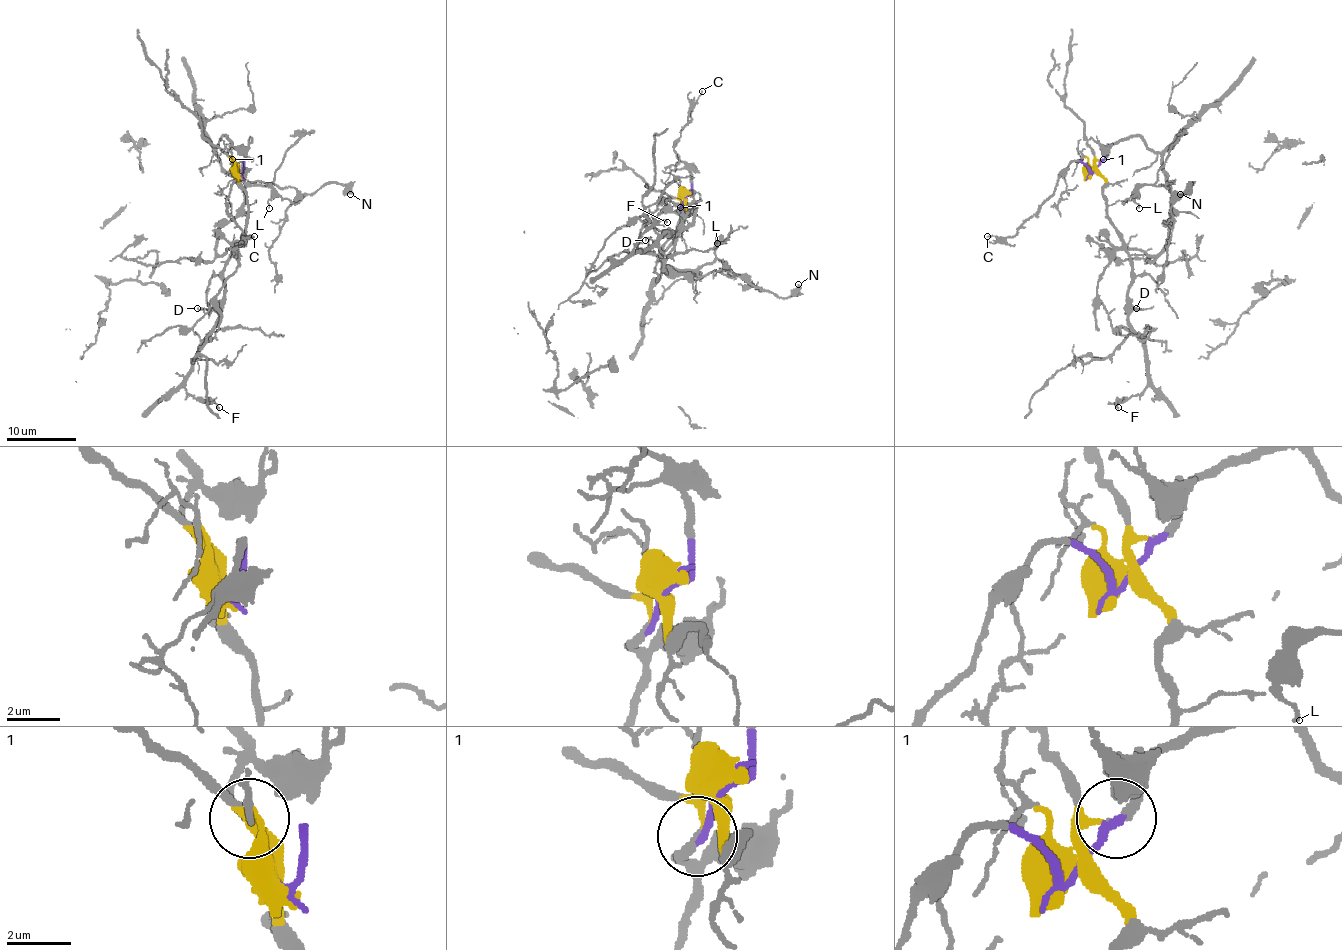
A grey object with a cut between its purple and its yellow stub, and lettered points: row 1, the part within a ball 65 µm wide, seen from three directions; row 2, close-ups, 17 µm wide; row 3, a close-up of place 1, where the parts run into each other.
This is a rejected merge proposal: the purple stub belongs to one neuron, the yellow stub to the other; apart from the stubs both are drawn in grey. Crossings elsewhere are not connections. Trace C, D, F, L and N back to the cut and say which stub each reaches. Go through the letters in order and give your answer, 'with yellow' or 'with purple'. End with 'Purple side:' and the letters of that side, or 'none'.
C: with purple
D: with yellow
F: with yellow
L: with purple
N: with purple
Purple side: C, L, N

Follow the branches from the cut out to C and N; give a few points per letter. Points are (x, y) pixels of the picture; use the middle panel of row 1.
C: (687, 196), (692, 177), (690, 170), (678, 158), (674, 142), (690, 121), (692, 103), (702, 91)
N: (687, 196), (676, 210), (680, 217), (662, 263), (697, 275), (730, 270), (781, 298), (790, 296), (799, 284)

